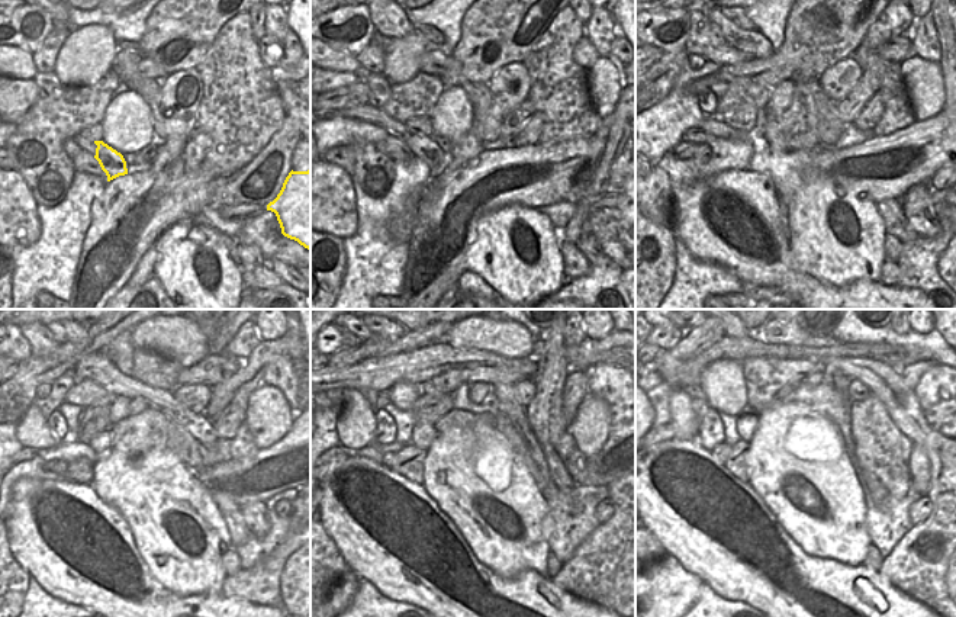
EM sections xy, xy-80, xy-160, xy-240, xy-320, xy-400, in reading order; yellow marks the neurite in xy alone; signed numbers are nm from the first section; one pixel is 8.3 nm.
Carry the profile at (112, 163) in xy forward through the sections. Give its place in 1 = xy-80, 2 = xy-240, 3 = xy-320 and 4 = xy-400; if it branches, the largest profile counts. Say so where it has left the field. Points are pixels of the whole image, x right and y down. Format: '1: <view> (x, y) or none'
1: xy-80 (427, 148)
2: xy-240 (32, 431)
3: xy-320 (356, 426)
4: xy-400 (686, 426)

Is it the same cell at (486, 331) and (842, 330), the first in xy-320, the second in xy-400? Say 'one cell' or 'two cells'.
two cells

